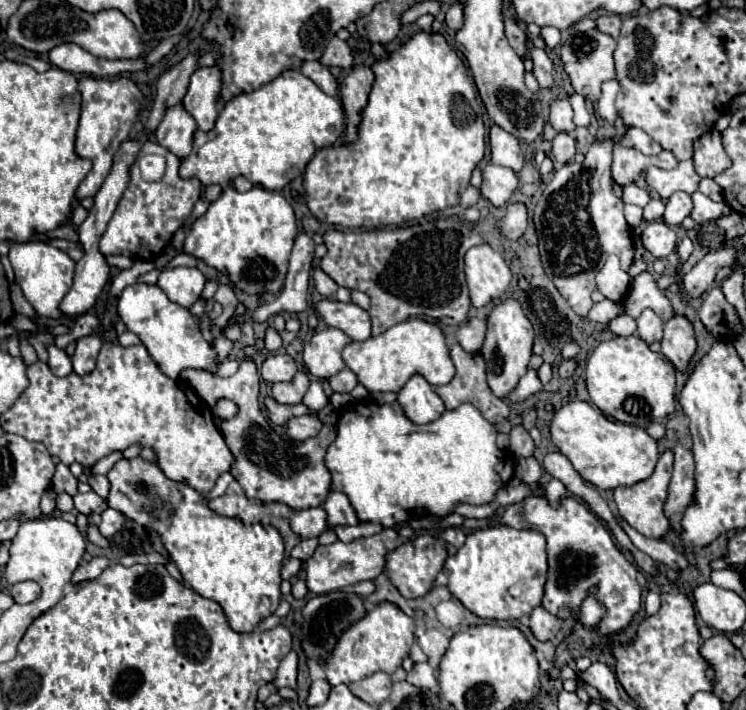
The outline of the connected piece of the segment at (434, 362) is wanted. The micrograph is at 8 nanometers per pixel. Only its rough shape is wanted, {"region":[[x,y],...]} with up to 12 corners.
{"region":[[406,319],[342,357],[370,393],[454,377],[442,329]]}

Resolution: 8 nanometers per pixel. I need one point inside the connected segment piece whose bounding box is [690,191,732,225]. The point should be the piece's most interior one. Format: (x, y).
(705, 210)

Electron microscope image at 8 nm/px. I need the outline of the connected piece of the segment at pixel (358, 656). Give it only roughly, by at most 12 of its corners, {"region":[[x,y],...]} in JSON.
{"region":[[382,601],[322,663],[330,685],[408,657],[414,619]]}

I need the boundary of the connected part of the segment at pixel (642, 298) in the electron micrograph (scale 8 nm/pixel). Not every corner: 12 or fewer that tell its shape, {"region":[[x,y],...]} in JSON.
{"region":[[648,271],[634,277],[624,299],[630,317],[652,309],[664,321],[674,315],[670,301]]}

